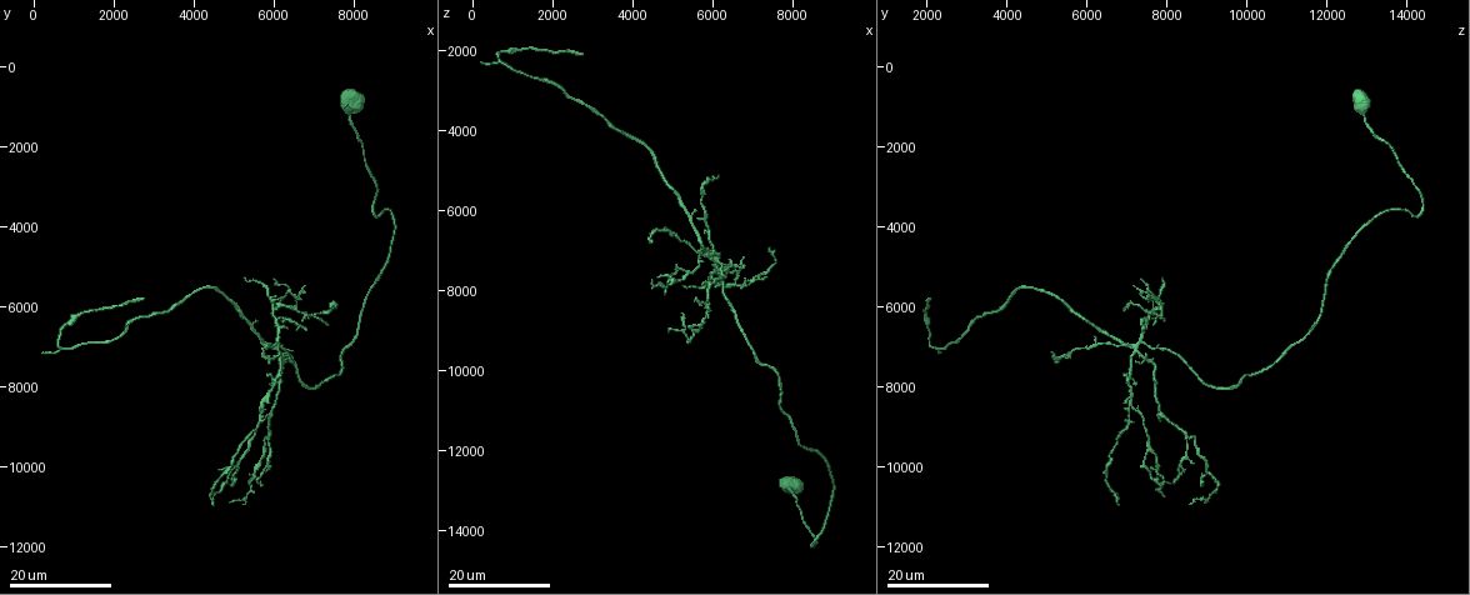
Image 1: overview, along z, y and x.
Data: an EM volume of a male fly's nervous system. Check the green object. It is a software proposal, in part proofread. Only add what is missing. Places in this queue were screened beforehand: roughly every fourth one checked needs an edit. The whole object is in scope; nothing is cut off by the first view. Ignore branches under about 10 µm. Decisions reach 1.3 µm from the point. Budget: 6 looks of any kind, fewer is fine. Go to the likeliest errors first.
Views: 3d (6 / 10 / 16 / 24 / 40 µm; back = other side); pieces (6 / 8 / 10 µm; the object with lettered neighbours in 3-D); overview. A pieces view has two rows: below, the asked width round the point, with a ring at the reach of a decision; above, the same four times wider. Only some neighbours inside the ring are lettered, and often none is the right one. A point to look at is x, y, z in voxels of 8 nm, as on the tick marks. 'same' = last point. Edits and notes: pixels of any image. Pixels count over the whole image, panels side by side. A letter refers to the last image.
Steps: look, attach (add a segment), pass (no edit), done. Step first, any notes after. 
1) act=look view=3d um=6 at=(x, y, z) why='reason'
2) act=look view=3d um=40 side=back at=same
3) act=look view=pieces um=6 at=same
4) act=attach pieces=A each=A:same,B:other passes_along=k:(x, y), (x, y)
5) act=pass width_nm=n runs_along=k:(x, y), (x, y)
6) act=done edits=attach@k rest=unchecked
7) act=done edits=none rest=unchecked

act=look view=3d um=24 at=(2750, 5800, 2100) why='end of a long branch'

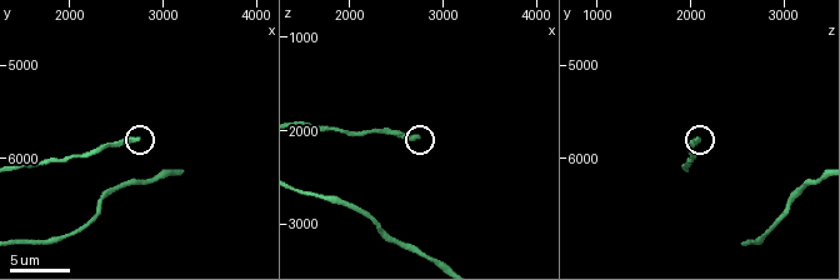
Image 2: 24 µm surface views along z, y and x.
act=look view=pieces um=8 at=(2700, 5800, 2100) why='see the neighbours'

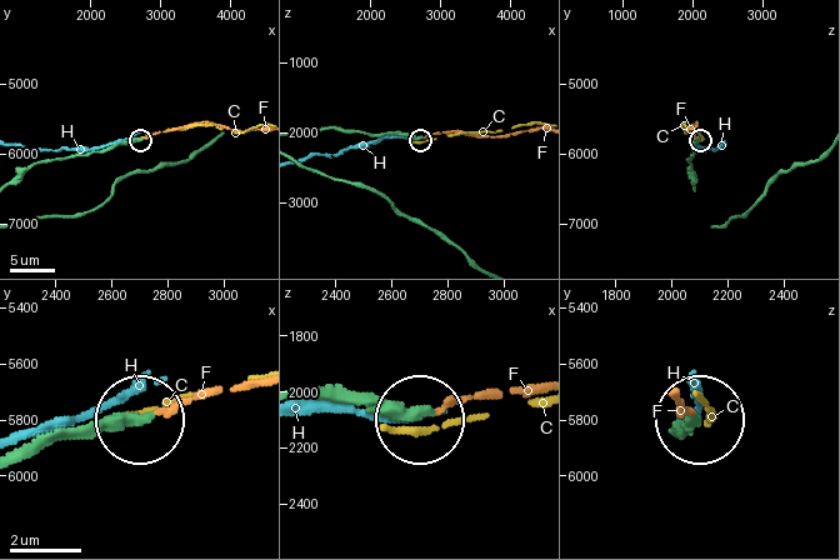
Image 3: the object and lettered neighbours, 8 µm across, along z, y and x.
act=attach pieces=F each=C:other,F:same,H:other passes_along=3:(340, 399), (439, 409), (490, 390), (535, 390) found='it goes on there'

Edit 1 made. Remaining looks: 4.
act=look view=3d um=16 at=(250, 7200, 2300) why='tapers out'

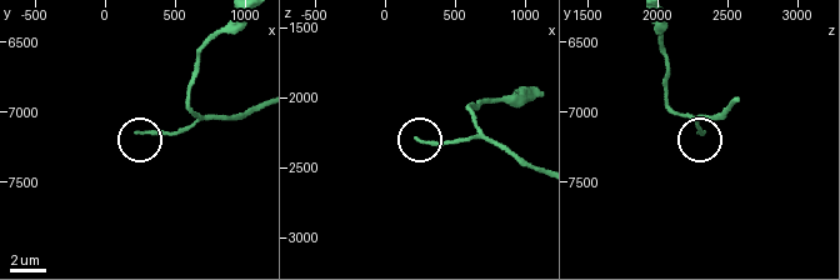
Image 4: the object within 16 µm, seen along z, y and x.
act=look view=pieces um=8 at=(240, 7140, 2300) why='see the neighbours'

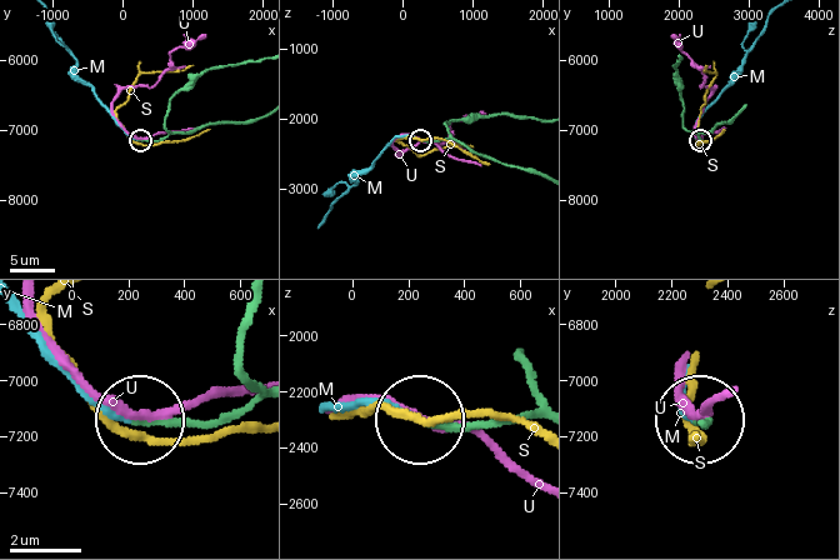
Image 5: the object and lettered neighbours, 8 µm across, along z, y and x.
act=attach pieces=M width_nm=150 each=M:same,S:other,U:other passes_along=5:(224, 415), (200, 425), (119, 419), (24, 308) found='it goes on there'

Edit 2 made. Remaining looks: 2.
act=done edits=attach@3,attach@5 rest=unchecked

